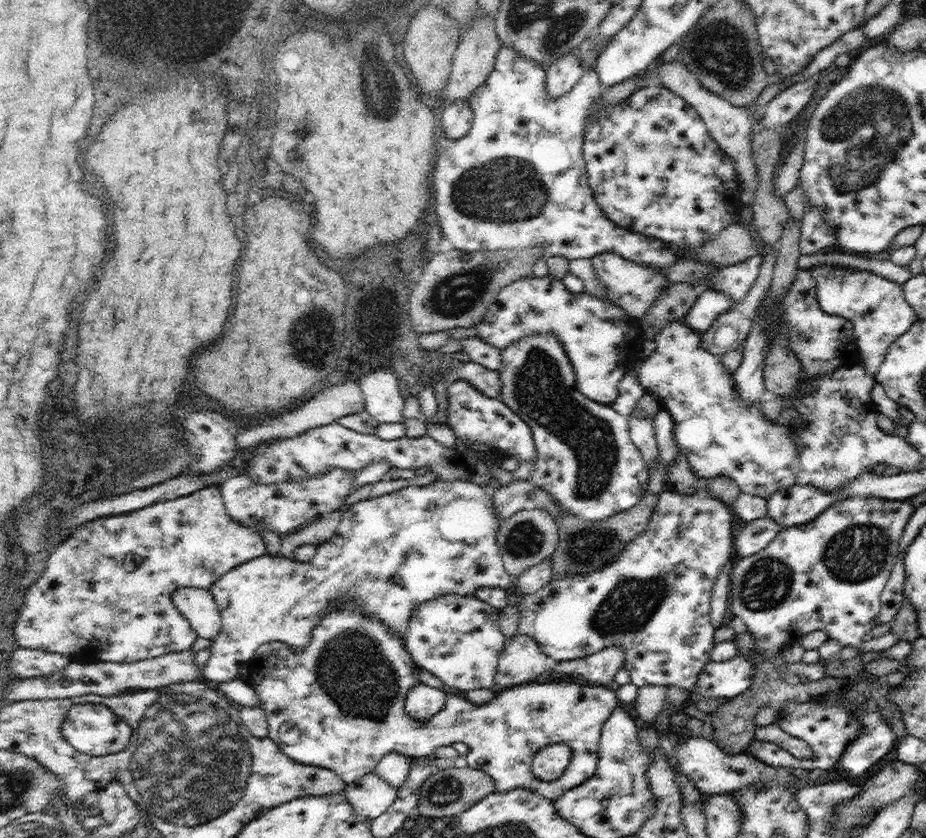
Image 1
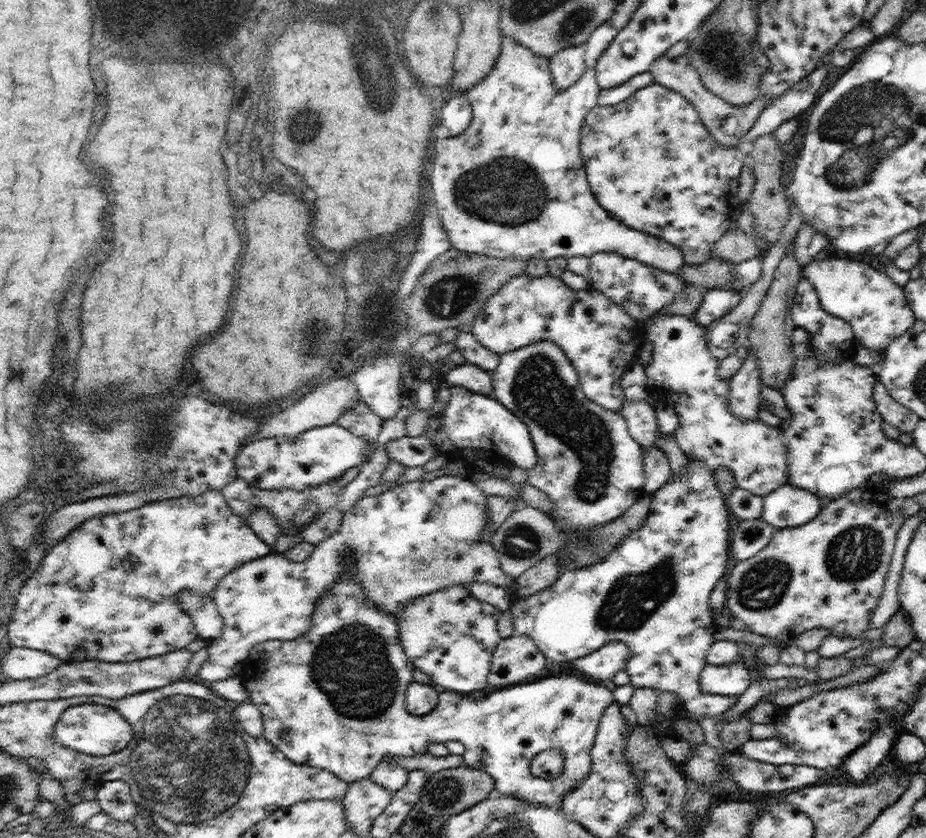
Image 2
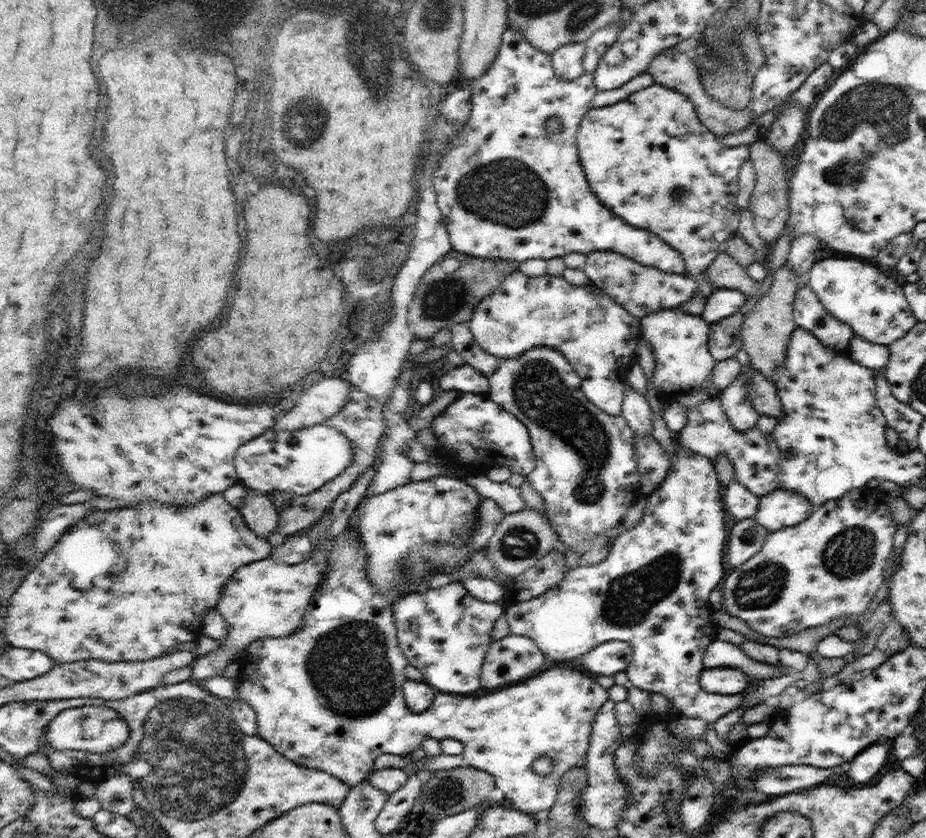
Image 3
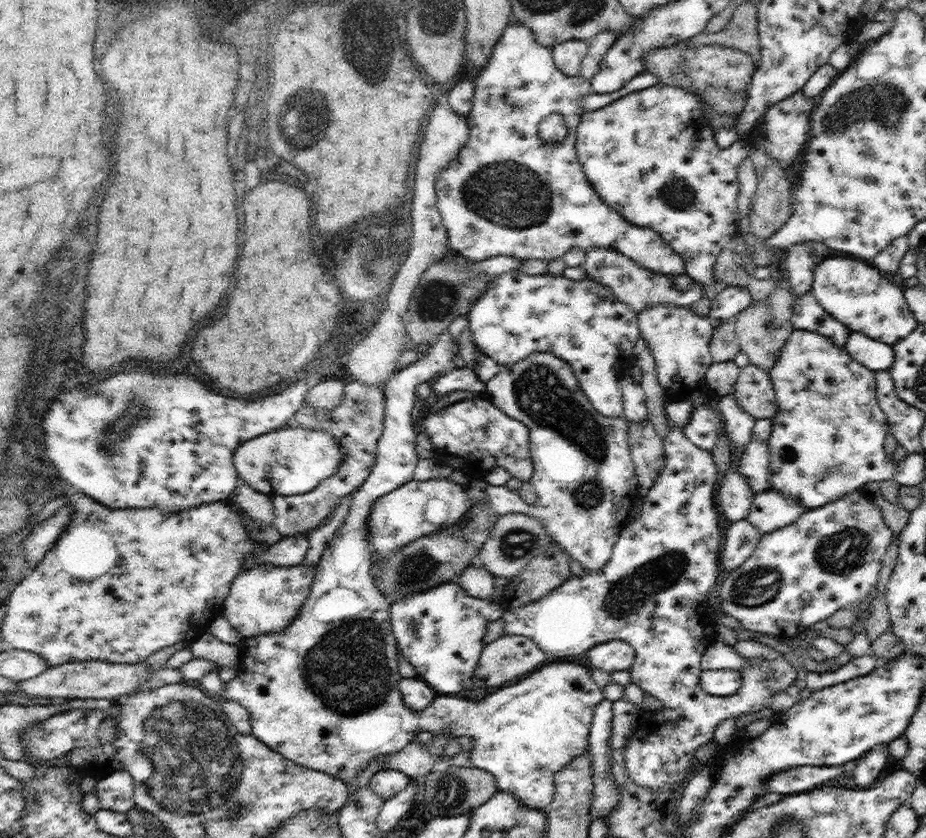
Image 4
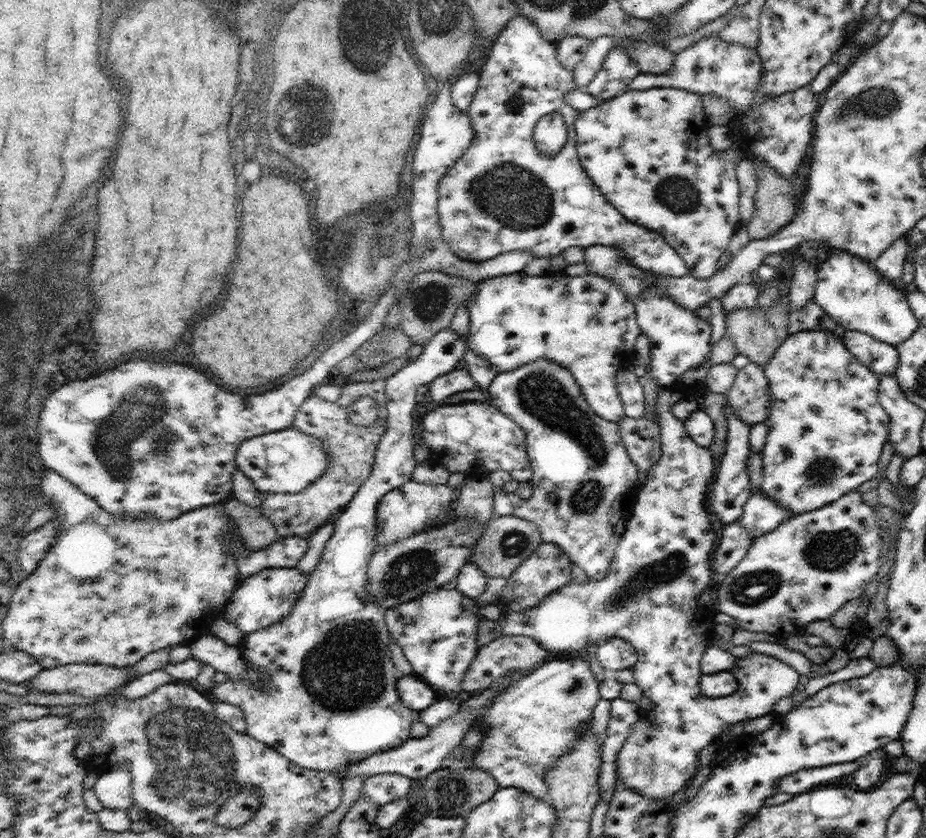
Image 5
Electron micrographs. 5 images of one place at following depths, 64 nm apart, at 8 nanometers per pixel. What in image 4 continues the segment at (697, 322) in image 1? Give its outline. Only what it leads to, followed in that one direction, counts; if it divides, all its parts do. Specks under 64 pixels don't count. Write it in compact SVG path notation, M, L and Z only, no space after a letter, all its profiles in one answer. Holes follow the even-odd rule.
M727 286L713 302L711 302L711 310L707 318L713 320L733 320L739 312L743 312L745 308L749 308L753 304L753 298L749 294L747 288L741 286Z

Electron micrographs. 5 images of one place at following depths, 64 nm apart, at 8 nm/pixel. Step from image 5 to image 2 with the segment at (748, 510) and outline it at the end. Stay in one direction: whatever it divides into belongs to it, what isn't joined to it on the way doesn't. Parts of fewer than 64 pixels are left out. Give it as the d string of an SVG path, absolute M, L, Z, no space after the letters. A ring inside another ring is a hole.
M785 484L763 498L761 520L775 530L803 526L819 514L825 502L827 500L819 500L819 496L809 490Z

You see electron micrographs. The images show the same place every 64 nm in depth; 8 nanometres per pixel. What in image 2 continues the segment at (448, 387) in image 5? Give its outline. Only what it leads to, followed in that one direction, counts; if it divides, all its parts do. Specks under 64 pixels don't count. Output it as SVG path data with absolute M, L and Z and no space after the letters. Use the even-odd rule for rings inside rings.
M461 364L461 366L453 366L447 374L445 374L445 386L463 386L471 392L483 394L483 396L491 396L493 392L493 380L491 380L491 372L481 370L473 364Z

